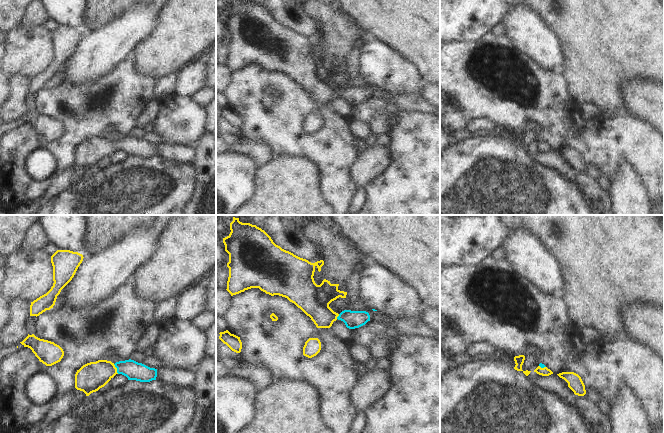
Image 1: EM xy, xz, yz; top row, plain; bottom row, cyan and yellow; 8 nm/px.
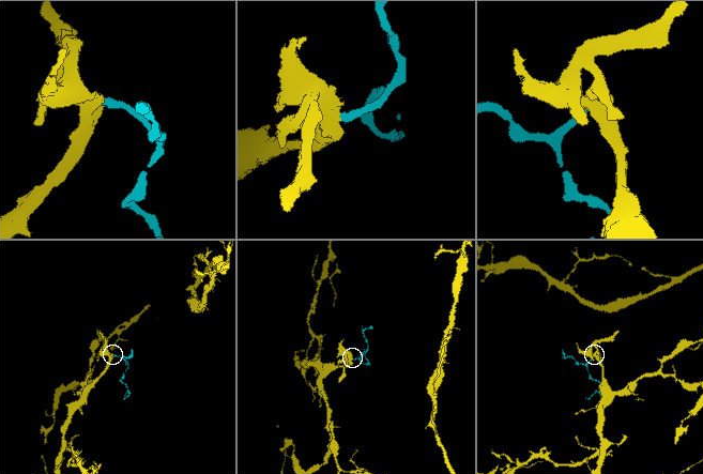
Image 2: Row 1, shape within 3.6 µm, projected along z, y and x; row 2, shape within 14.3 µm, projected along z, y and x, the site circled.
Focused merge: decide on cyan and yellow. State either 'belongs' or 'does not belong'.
belongs

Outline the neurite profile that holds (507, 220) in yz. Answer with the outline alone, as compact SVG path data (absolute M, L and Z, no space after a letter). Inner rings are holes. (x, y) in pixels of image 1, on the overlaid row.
M498 215L501 222L507 227L510 228L511 225L517 222L516 215Z

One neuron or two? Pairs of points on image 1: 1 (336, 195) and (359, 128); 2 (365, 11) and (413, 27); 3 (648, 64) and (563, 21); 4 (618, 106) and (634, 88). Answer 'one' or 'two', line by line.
1: two
2: one
3: one
4: two

